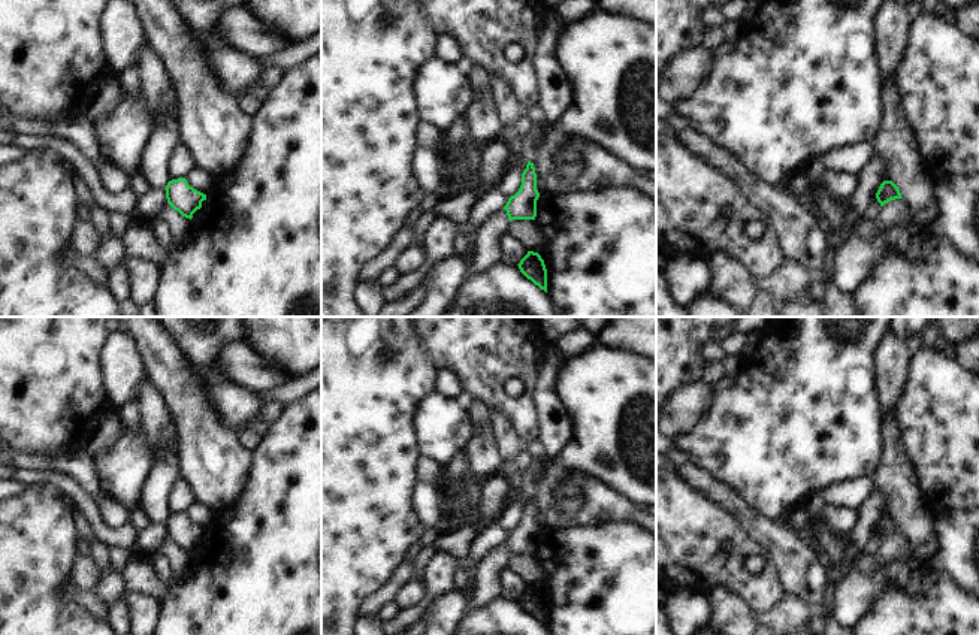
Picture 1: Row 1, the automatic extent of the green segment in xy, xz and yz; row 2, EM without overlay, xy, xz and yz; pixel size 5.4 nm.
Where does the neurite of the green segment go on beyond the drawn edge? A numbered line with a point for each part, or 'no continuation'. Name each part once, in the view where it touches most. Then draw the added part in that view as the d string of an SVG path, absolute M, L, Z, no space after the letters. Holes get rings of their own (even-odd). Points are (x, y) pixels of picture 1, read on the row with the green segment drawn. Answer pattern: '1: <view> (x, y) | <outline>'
no continuation

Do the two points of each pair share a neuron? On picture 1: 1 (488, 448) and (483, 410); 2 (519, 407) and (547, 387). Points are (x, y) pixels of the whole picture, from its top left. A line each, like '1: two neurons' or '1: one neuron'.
1: one neuron
2: two neurons

